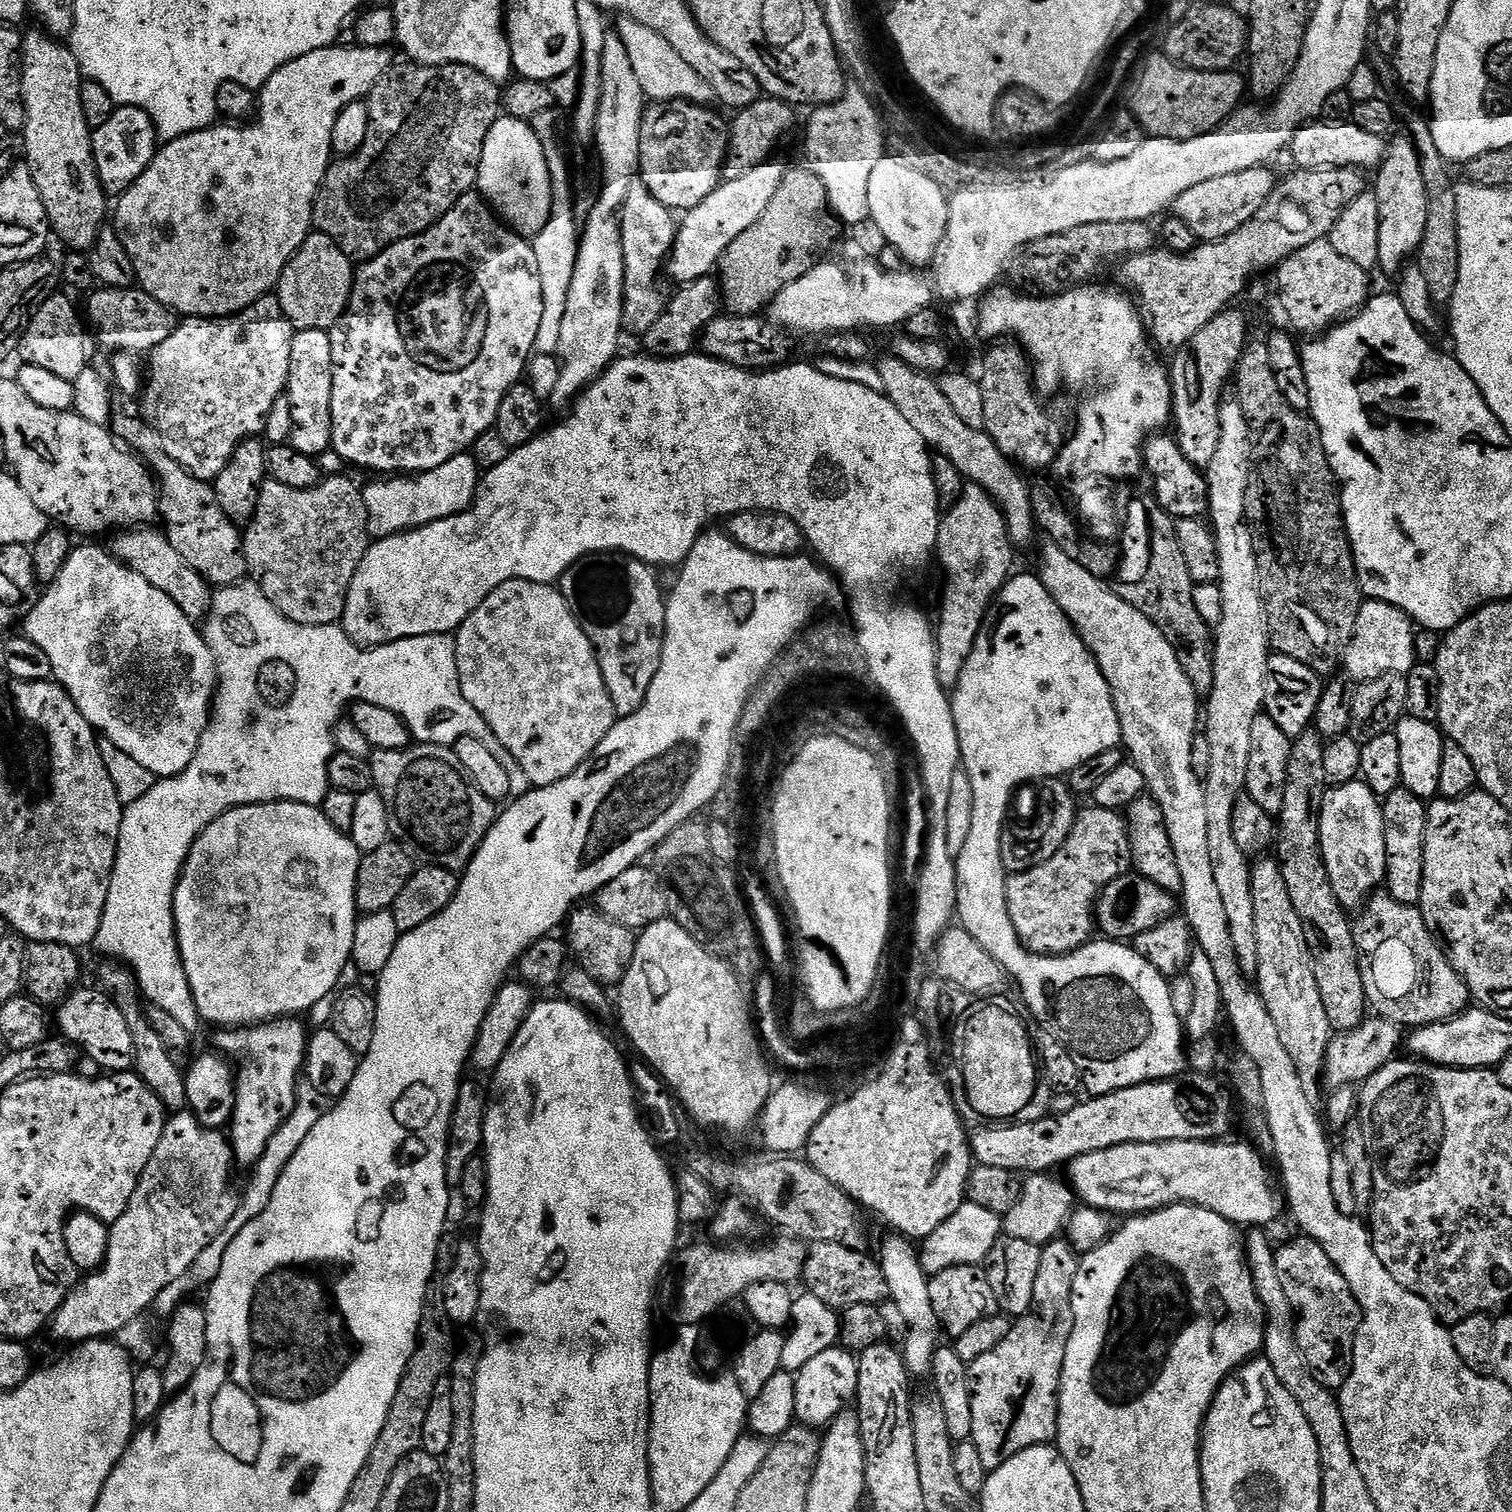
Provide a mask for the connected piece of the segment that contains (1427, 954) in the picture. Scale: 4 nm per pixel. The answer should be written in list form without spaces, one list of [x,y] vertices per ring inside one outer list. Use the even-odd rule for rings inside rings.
[[[1376,894],[1363,905],[1360,914],[1360,921],[1355,921],[1354,931],[1360,955],[1362,982],[1366,986],[1368,1003],[1377,1017],[1401,1026],[1409,1024],[1409,1029],[1415,1030],[1426,1024],[1450,1020],[1469,1007],[1470,993],[1466,982],[1454,970],[1439,940],[1426,926],[1419,907],[1393,900],[1387,894]]]

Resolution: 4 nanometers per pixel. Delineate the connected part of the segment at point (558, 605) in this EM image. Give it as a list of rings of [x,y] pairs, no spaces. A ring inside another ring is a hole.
[[[529,580],[506,582],[462,622],[454,639],[458,678],[466,702],[482,714],[498,741],[514,754],[533,786],[545,788],[574,774],[616,724],[614,702],[610,690],[606,690],[596,651],[559,587]]]

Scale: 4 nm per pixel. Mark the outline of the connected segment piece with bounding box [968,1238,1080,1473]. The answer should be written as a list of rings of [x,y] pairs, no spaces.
[[[1055,1238],[1049,1241],[1048,1244],[1041,1247],[1040,1253],[1042,1254],[1042,1262],[1038,1266],[1038,1279],[1034,1282],[1031,1312],[1019,1317],[1013,1323],[1010,1334],[1006,1334],[1006,1338],[1002,1338],[1002,1342],[998,1342],[998,1346],[994,1346],[994,1350],[990,1350],[990,1354],[982,1354],[982,1358],[978,1358],[978,1362],[968,1365],[968,1376],[972,1379],[972,1409],[974,1410],[971,1441],[974,1446],[978,1446],[978,1455],[982,1457],[982,1466],[986,1466],[988,1473],[993,1472],[998,1466],[1002,1466],[1010,1458],[1014,1458],[1014,1454],[1022,1454],[1022,1450],[1033,1448],[1039,1444],[1052,1444],[1056,1439],[1056,1427],[1058,1426],[1058,1414],[1060,1413],[1060,1375],[1064,1369],[1066,1346],[1070,1342],[1070,1334],[1074,1330],[1072,1295],[1074,1294],[1074,1278],[1078,1274],[1080,1262],[1076,1249],[1064,1238]]]

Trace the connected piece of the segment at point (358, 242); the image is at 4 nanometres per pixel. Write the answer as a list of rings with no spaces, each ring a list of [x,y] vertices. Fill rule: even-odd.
[[[411,62],[403,63],[397,63],[389,68],[387,74],[368,93],[366,103],[370,110],[370,131],[366,134],[366,142],[362,142],[362,150],[358,150],[353,156],[333,159],[332,163],[328,165],[324,180],[320,184],[320,192],[316,195],[316,205],[312,208],[313,229],[321,236],[330,237],[349,258],[356,262],[373,260],[390,246],[394,246],[411,236],[422,234],[427,228],[440,221],[466,193],[477,187],[480,178],[482,150],[486,146],[486,134],[490,134],[494,122],[499,120],[502,115],[501,85],[495,84],[490,78],[486,78],[486,74],[461,64],[426,66]]]

